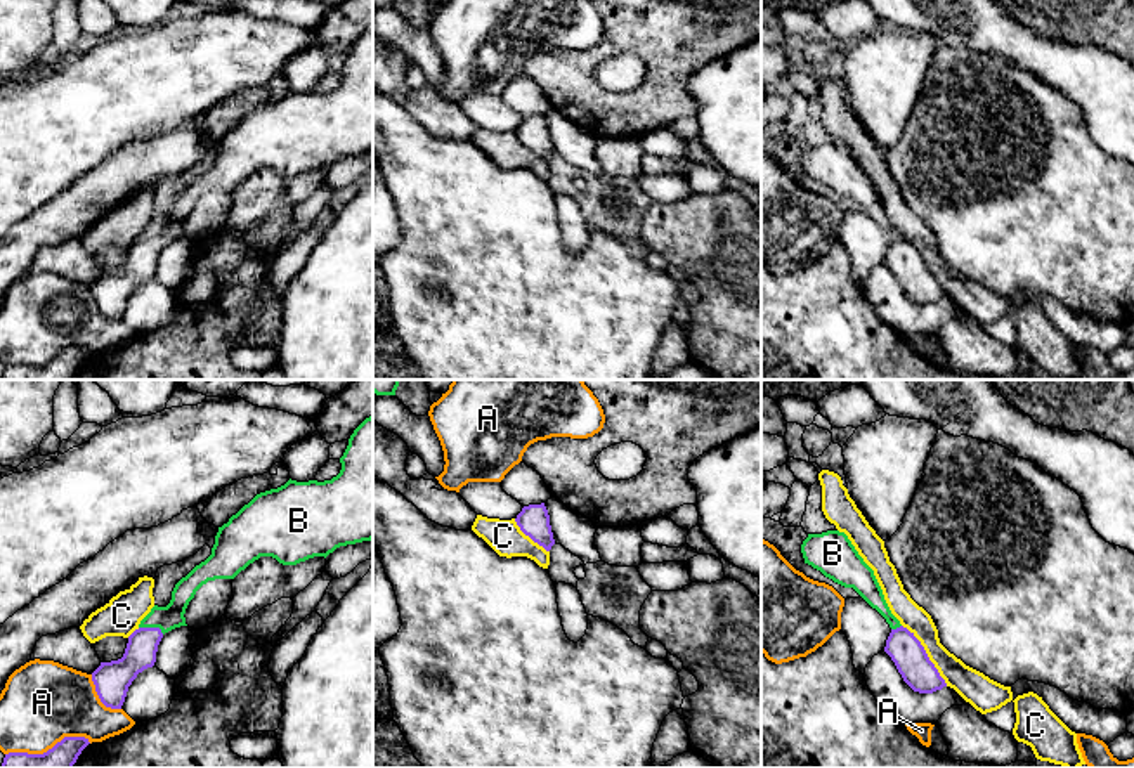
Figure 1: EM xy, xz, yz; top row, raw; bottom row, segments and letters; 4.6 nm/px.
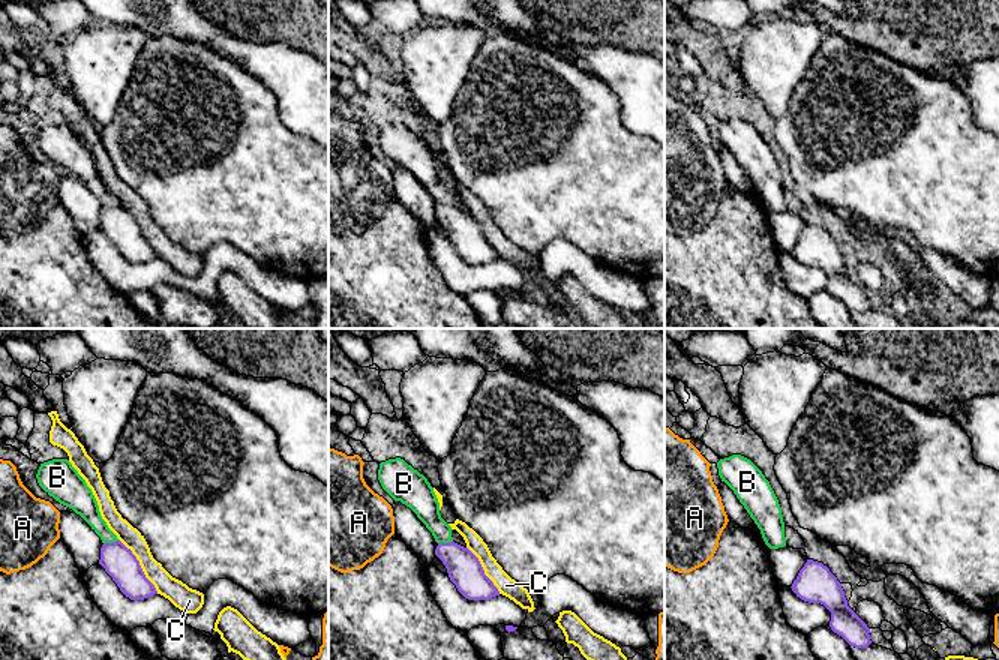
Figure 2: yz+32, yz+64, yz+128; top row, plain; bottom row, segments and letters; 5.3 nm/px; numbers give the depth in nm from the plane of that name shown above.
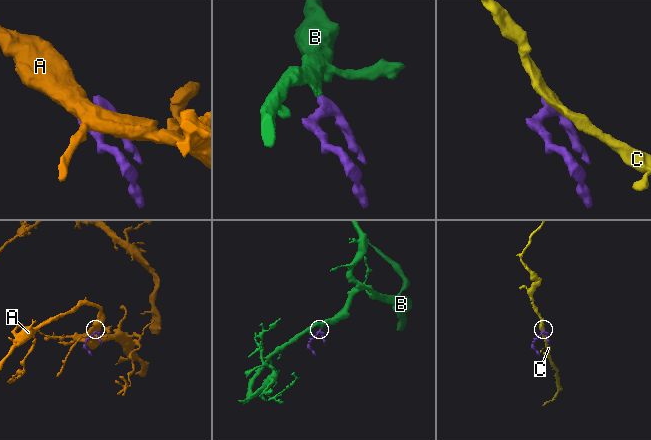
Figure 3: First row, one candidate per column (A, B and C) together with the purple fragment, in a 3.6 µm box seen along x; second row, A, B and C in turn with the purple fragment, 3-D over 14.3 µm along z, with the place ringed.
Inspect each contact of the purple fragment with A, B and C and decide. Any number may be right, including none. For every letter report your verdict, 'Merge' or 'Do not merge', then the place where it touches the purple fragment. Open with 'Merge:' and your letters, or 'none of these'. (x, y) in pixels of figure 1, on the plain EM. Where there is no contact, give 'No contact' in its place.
Merge: B
A: Do not merge. Touches purple at xy (99, 309)
B: Merge. Touches purple at xy (151, 240)
C: Do not merge. Touches purple at yz (926, 267)

